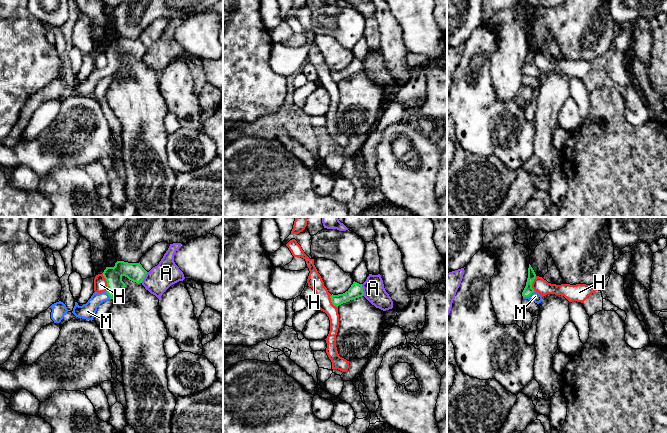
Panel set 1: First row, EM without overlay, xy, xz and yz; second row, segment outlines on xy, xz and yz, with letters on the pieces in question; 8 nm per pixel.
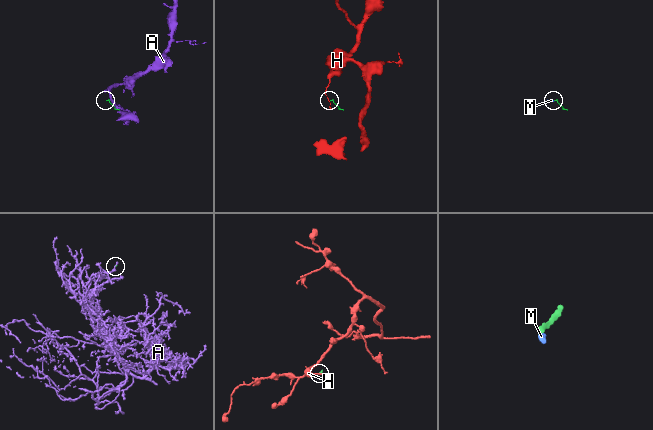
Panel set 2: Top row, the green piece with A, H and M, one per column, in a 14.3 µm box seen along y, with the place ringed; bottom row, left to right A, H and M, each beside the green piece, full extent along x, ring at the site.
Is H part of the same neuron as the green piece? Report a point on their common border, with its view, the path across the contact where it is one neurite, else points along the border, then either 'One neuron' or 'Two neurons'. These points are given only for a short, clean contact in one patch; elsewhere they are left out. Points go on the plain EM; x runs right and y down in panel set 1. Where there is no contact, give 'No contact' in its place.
Touches green at xy (107, 58). Boundary: xy (102, 49), (106, 57), (105, 67). Two neurons

